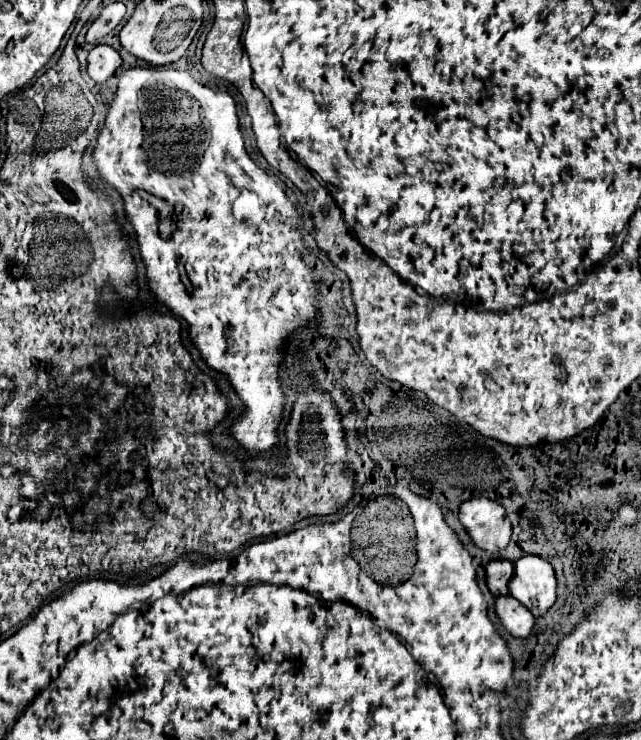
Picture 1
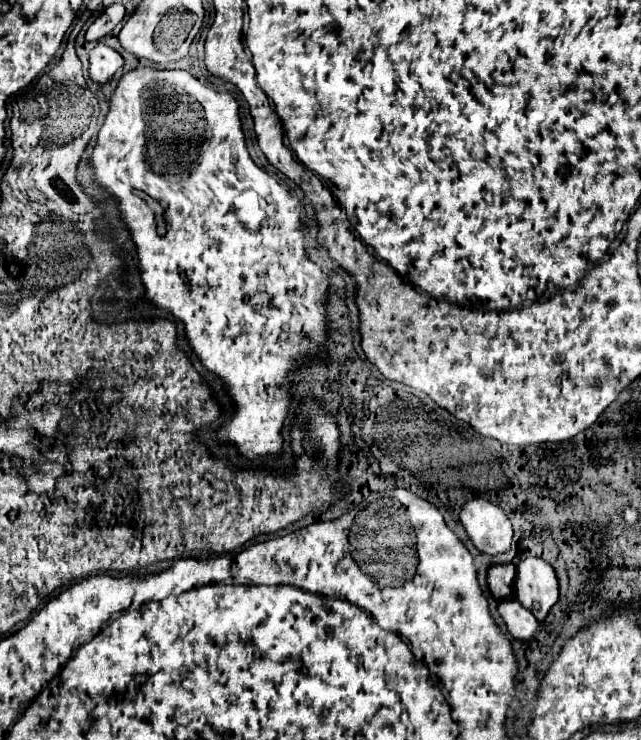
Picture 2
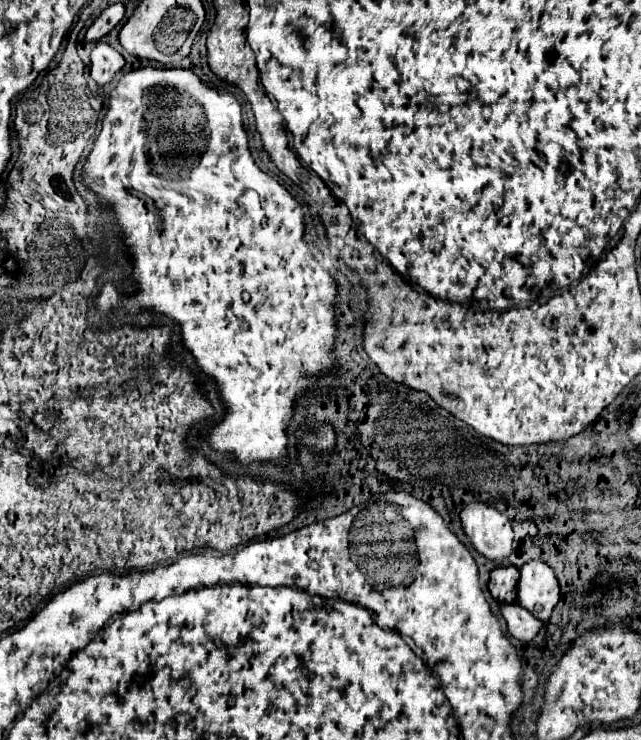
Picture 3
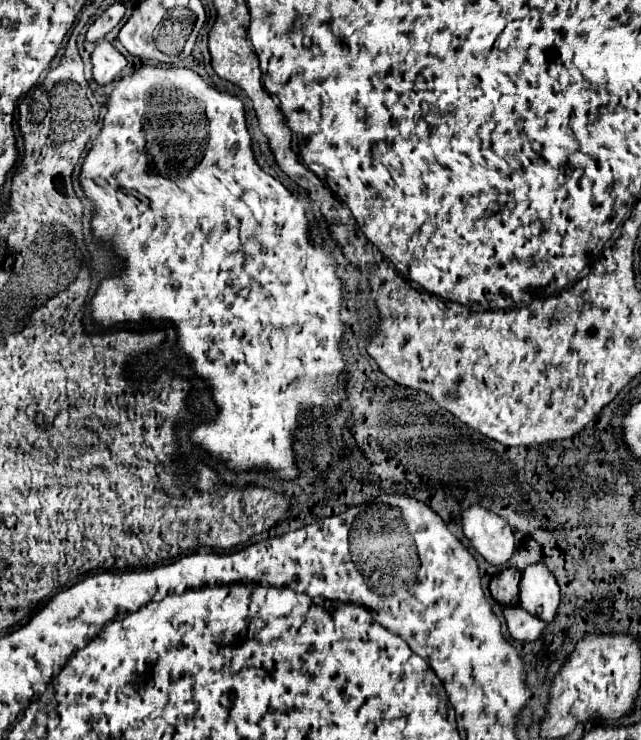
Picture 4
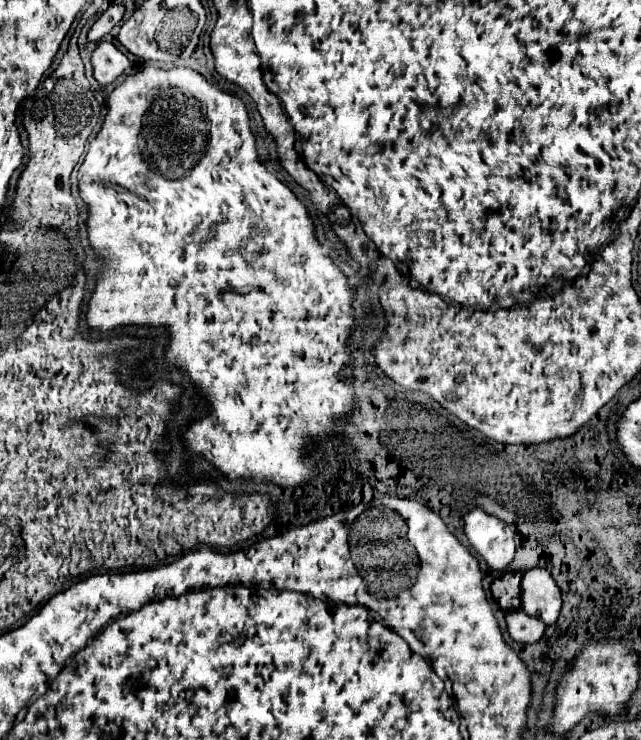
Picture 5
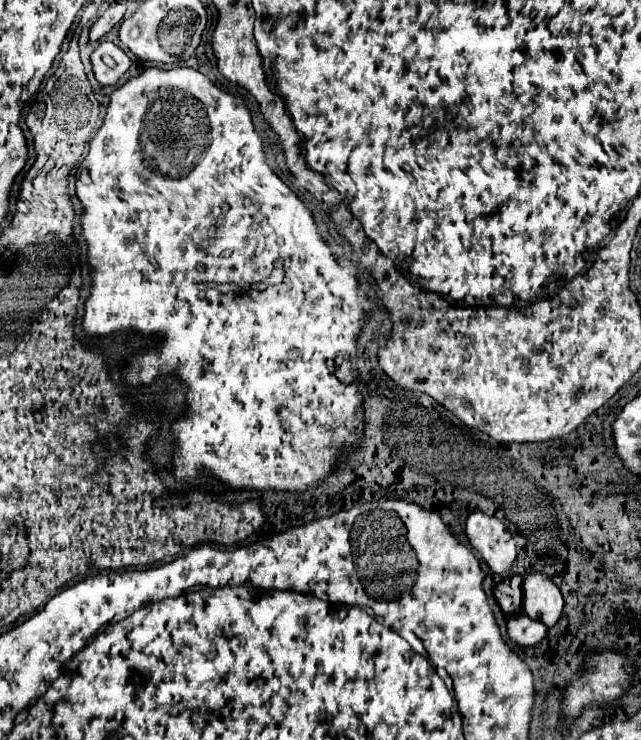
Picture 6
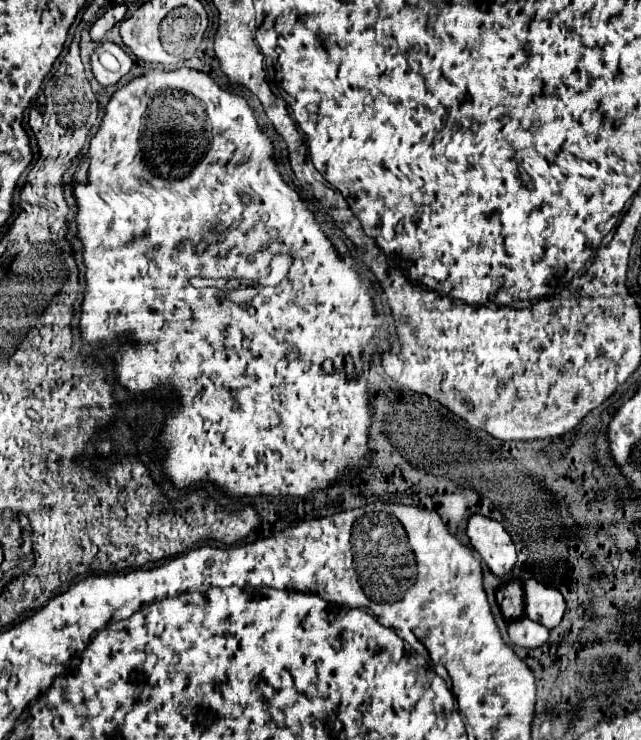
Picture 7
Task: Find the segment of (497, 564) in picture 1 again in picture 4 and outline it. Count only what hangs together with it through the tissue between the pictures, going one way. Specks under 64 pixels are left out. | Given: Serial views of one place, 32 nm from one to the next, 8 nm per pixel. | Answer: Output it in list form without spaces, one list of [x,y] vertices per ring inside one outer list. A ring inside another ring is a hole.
[[[506,568],[492,576],[490,594],[502,606],[518,606],[518,584],[520,584],[520,570]]]

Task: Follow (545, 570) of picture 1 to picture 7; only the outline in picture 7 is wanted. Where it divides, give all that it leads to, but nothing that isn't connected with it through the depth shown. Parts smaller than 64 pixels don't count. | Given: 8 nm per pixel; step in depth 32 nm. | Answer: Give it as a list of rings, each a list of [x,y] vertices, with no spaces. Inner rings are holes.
[[[534,576],[524,582],[524,614],[530,620],[536,620],[546,628],[554,628],[560,624],[564,610],[566,604],[558,588]]]

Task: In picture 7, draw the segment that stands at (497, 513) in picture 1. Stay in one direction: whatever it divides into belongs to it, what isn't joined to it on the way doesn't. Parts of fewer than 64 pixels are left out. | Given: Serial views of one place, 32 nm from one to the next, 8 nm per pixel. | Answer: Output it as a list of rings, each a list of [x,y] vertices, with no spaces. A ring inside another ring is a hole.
[[[472,514],[468,518],[466,534],[472,548],[482,556],[492,574],[504,576],[512,570],[516,562],[516,546],[498,520],[486,518],[482,514]]]

